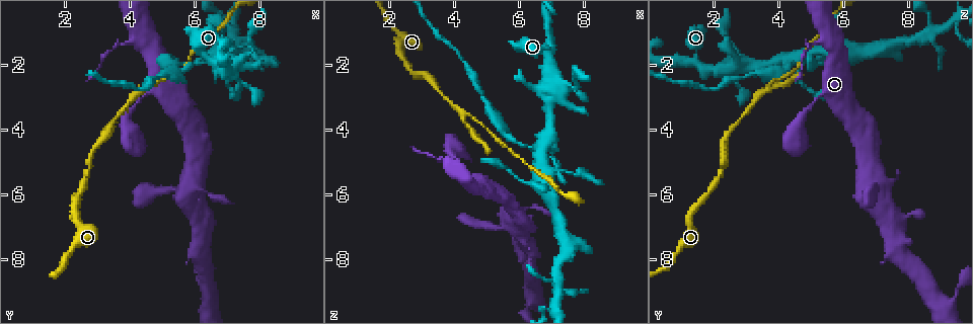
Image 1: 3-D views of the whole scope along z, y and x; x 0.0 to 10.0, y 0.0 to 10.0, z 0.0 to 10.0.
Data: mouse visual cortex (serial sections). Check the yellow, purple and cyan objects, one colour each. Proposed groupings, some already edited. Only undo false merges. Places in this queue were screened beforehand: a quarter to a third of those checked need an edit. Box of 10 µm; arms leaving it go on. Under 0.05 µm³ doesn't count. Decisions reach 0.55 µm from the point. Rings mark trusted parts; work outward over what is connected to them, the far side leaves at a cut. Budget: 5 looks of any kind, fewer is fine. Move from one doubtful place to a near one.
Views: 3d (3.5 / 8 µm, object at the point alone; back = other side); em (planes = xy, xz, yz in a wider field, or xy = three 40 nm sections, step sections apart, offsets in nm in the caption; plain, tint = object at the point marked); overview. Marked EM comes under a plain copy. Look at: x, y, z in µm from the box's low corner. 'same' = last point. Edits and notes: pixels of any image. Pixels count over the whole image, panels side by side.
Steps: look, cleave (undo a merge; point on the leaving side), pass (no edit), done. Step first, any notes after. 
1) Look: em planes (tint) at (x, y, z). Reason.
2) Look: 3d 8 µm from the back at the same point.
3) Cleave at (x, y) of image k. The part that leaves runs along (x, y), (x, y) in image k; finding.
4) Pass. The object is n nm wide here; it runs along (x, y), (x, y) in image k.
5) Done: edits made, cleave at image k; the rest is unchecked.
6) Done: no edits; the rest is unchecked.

Look: em xy step 1 (tint) at (6.90, 2.20, 1.80). Three-way junction.

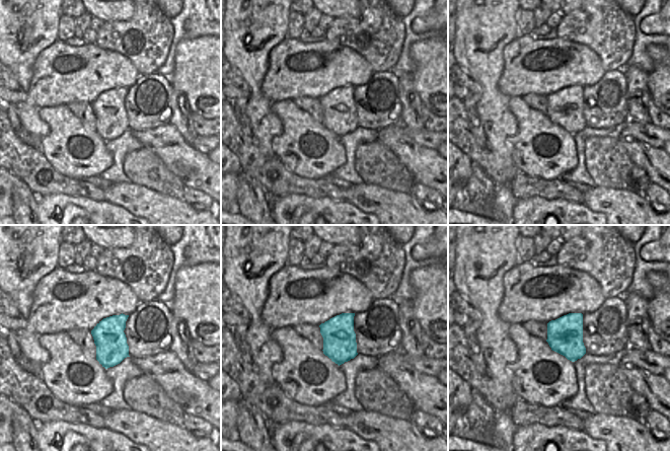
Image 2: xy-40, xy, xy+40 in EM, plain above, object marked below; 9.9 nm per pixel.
Look: 3d 3.5 µm at the same point. Wider look.

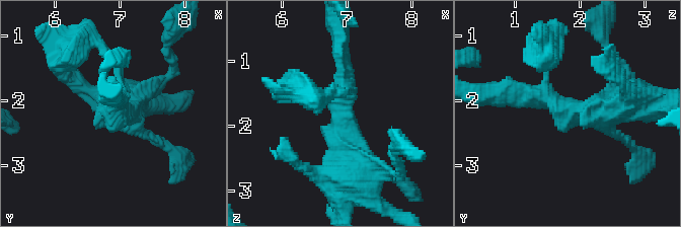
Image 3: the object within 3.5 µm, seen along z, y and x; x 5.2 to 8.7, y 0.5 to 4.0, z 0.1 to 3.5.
Pass. 3 arms meet here; it runs along (547, 59), (545, 93), (563, 108), (630, 99) in image 3; one cell here.

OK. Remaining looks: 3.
Look: 3d 3.5 µm at (4.75, 2.55, 3.80). Narrows sharply.

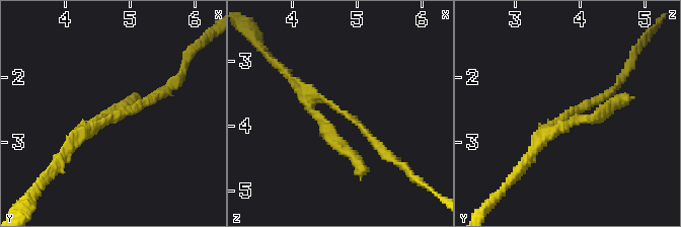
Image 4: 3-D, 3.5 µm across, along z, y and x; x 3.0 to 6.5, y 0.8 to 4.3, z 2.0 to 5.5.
Look: em planes (tint) at (4.80, 2.60, 3.75). The arms are 150, 200 nm wide; now the EM.

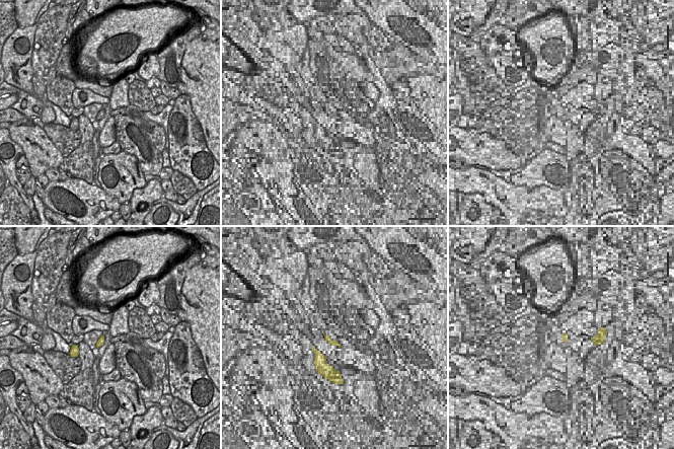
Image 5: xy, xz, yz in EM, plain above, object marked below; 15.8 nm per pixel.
Look: em xy step 3 (tint) at the same point. Cut it another way.

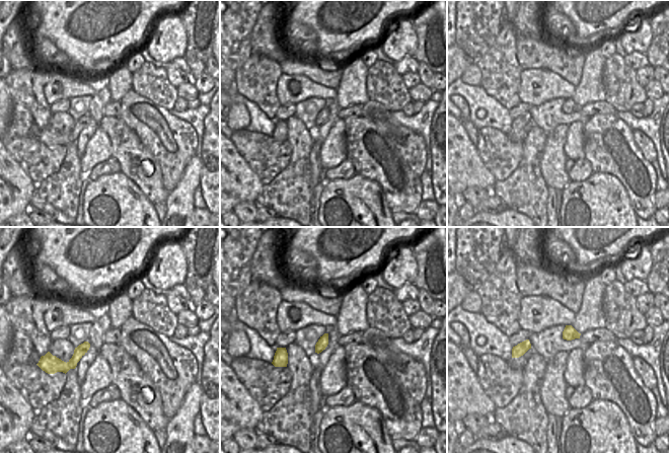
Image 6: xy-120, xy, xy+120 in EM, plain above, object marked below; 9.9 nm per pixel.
Pass. It runs along (86, 345), (63, 368) in image 6; all the same cell.

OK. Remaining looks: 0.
Done: no edits; the rest is unchecked.

